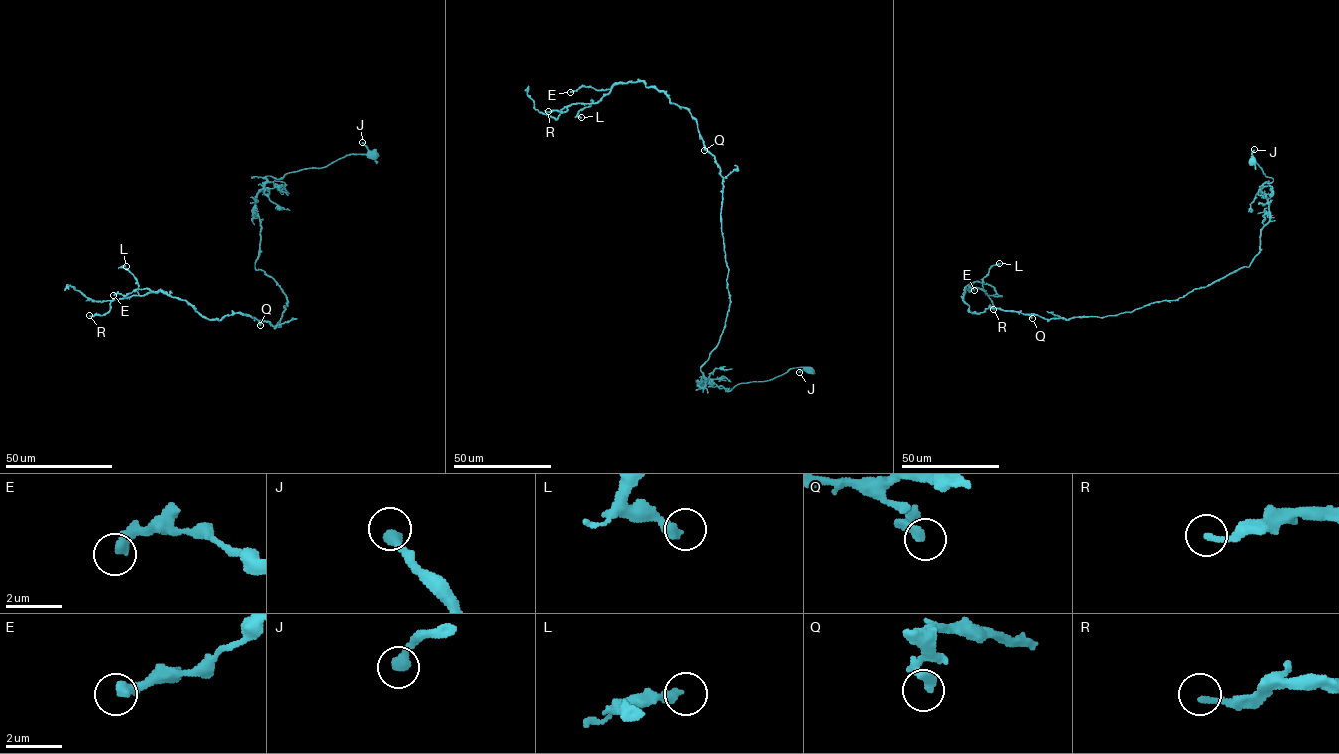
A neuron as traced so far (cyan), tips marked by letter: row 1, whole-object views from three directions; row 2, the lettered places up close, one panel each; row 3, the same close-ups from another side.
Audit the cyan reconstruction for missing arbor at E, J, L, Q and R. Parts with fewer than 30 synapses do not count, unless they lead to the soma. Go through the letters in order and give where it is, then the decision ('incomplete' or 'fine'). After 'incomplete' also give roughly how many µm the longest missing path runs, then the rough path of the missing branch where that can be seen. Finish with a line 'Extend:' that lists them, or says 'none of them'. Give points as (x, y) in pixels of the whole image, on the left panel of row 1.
E: place (113, 295); fine
J: place (362, 142); fine
L: place (126, 266); fine
Q: place (260, 325); fine
R: place (89, 315); fine
Extend: none of them

